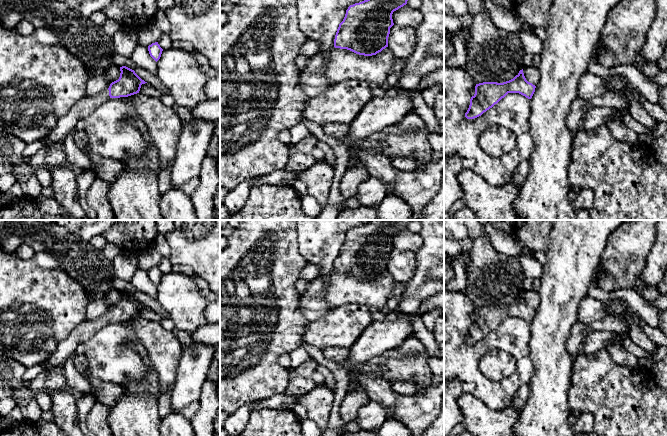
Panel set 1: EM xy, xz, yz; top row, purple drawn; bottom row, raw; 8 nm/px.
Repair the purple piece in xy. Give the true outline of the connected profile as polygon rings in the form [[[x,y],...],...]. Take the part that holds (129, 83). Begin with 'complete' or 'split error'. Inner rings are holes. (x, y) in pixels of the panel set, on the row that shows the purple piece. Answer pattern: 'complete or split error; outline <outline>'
split error; outline [[[122,66],[120,67],[120,77],[112,82],[108,89],[97,95],[83,97],[77,102],[69,112],[61,117],[57,125],[42,140],[43,145],[52,145],[63,142],[65,137],[77,128],[77,123],[92,114],[99,106],[110,98],[128,97],[139,93],[141,85],[145,84],[134,70]]]

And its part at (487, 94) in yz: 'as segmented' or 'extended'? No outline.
as segmented

